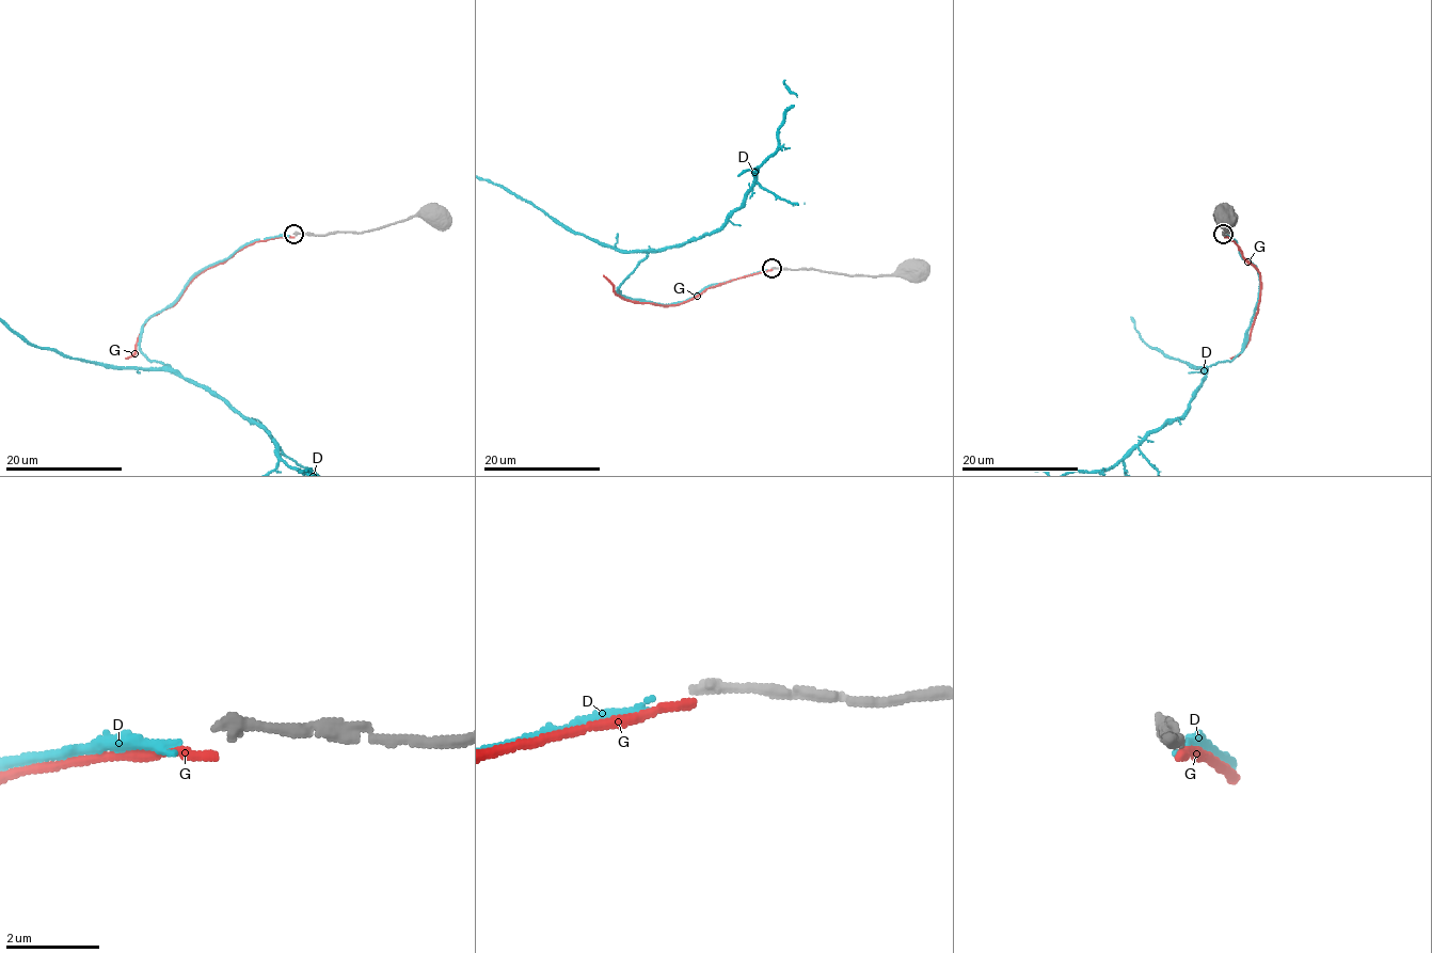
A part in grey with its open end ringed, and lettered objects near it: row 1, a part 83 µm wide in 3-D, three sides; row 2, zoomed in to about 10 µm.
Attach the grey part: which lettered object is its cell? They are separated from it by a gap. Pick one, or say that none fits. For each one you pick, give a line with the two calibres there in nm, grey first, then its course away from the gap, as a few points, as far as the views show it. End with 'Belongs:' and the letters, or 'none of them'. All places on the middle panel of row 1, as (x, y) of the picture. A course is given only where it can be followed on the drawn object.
Belongs: none of them

